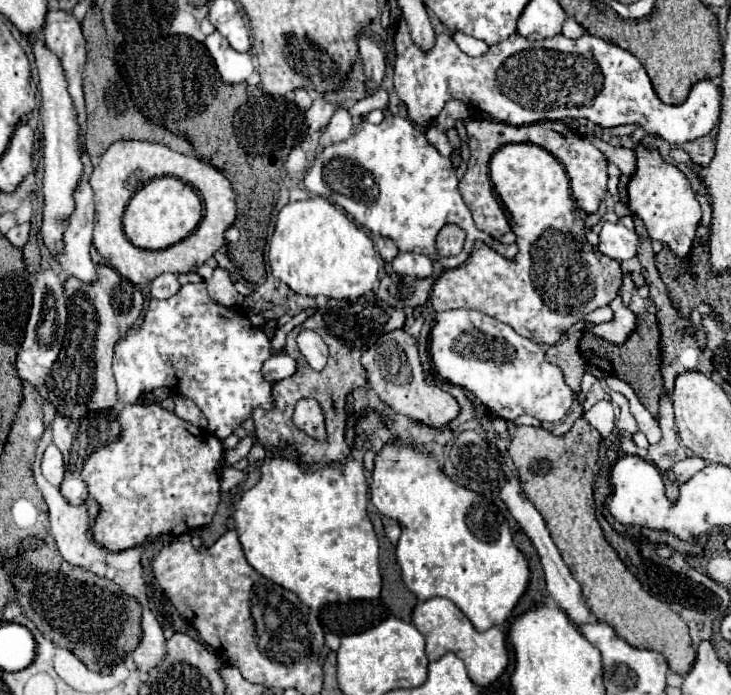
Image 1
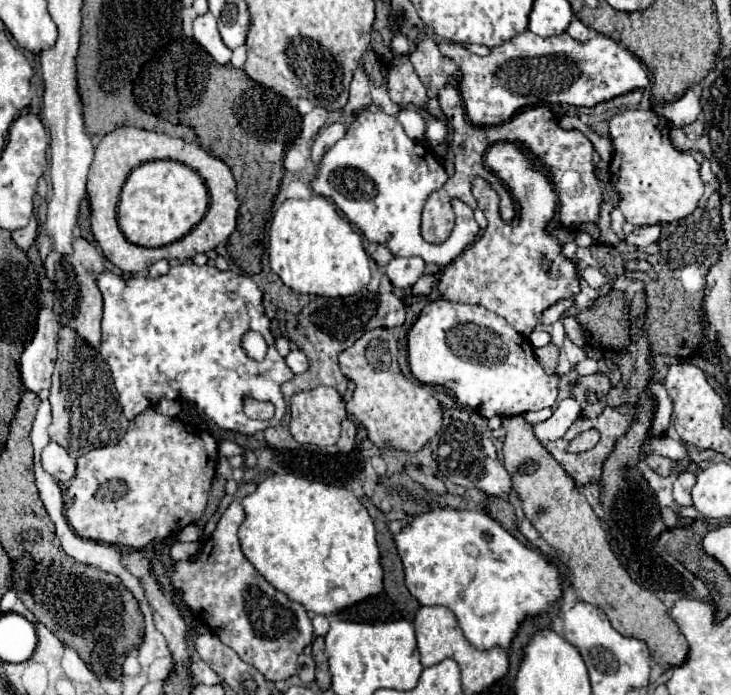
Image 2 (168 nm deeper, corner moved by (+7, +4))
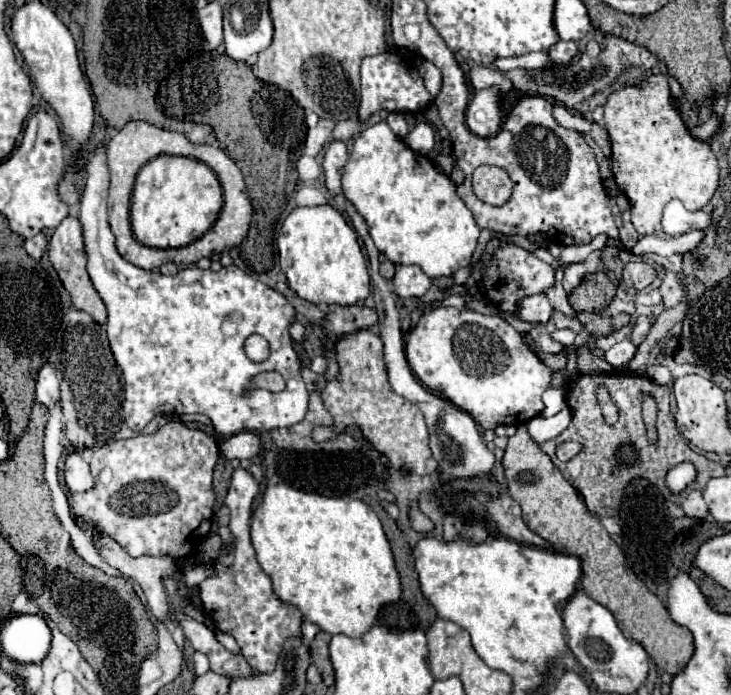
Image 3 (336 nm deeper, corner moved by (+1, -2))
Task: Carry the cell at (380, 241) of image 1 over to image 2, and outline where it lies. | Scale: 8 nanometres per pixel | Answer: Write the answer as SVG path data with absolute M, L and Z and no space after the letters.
M368 243L368 253L376 261L376 265L386 265L392 259L392 253L380 243Z

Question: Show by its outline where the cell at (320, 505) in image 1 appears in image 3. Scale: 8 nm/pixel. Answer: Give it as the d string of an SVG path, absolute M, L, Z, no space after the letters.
M280 483L266 489L262 503L254 509L250 533L256 559L262 571L272 579L274 593L282 601L296 605L308 621L330 635L342 633L348 637L360 637L376 623L382 605L400 599L400 577L382 523L376 513L358 499L326 497Z

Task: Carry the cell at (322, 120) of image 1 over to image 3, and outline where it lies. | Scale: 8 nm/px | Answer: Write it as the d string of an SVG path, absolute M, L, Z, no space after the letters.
M320 119L318 125L308 131L306 155L316 157L324 149L324 145L328 145L332 141L332 129L334 129L334 121L332 119Z

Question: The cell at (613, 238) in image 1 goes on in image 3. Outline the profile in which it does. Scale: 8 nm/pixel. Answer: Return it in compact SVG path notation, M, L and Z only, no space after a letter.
M670 201L664 209L664 217L662 217L662 231L664 235L676 237L676 235L684 235L688 229L706 229L710 225L712 217L704 211L686 211L684 205L680 201Z

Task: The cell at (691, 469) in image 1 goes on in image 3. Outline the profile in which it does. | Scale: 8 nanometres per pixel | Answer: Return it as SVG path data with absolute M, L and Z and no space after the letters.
M698 489L690 491L690 493L686 495L684 503L682 503L682 509L684 509L684 513L686 513L688 517L704 519L706 513L708 513L708 507L706 507L706 503L704 503L704 499L702 499L702 491L698 491Z

